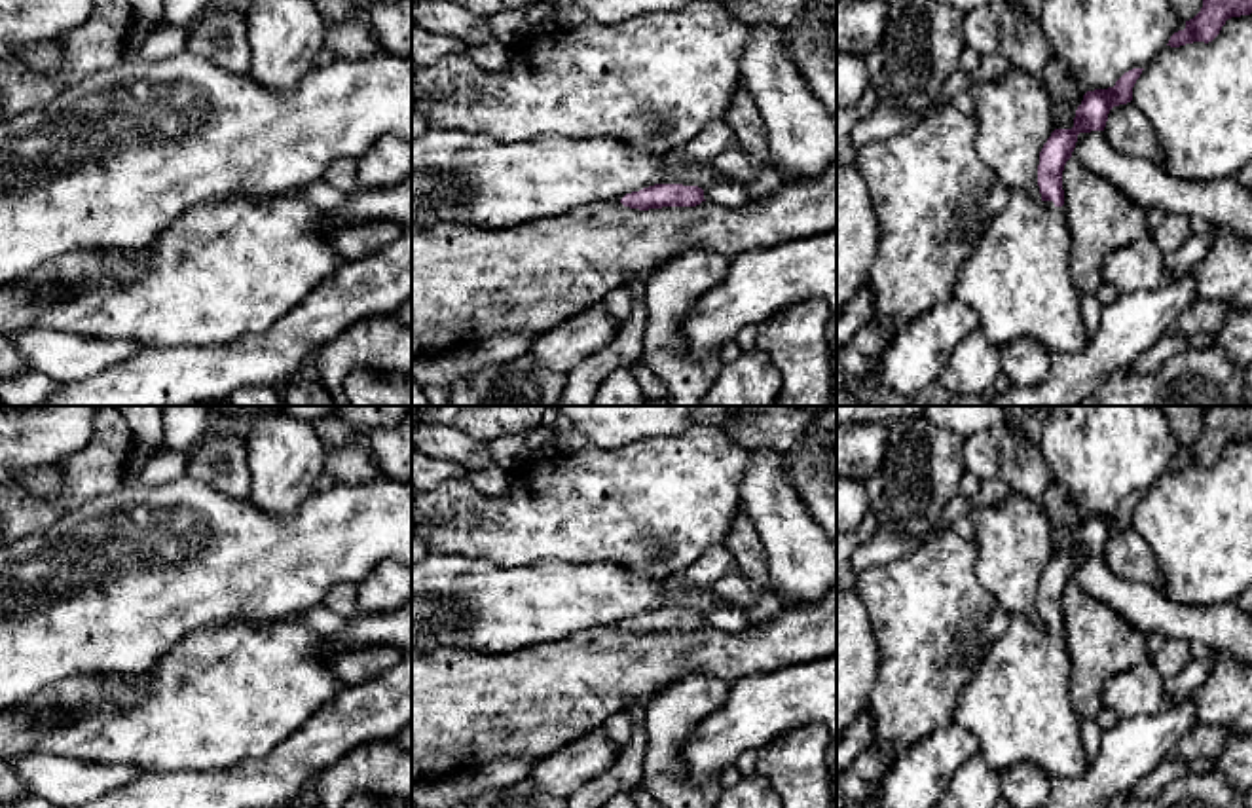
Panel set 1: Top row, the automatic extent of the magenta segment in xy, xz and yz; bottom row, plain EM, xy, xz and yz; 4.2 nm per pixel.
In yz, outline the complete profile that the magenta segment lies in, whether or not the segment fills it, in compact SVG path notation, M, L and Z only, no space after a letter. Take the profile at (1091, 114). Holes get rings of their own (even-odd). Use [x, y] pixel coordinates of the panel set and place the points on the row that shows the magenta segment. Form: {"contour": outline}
{"contour": "M1144 68L1125 72L1114 87L1095 89L1083 95L1076 110L1072 129L1055 129L1040 152L1038 186L1041 199L1034 201L1024 192L1011 192L1005 209L996 214L973 252L964 260L958 269L954 298L969 305L979 317L979 332L988 343L998 347L1017 340L1032 338L1041 343L1051 355L1081 353L1089 345L1089 336L1081 317L1081 294L1070 277L1070 230L1066 222L1066 205L1062 190L1062 171L1077 142L1079 133L1104 131L1108 114L1114 106L1132 101L1132 87Z"}

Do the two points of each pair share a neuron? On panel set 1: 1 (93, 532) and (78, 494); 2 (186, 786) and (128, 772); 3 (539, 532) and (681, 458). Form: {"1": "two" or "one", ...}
{"1": "two", "2": "two", "3": "one"}

